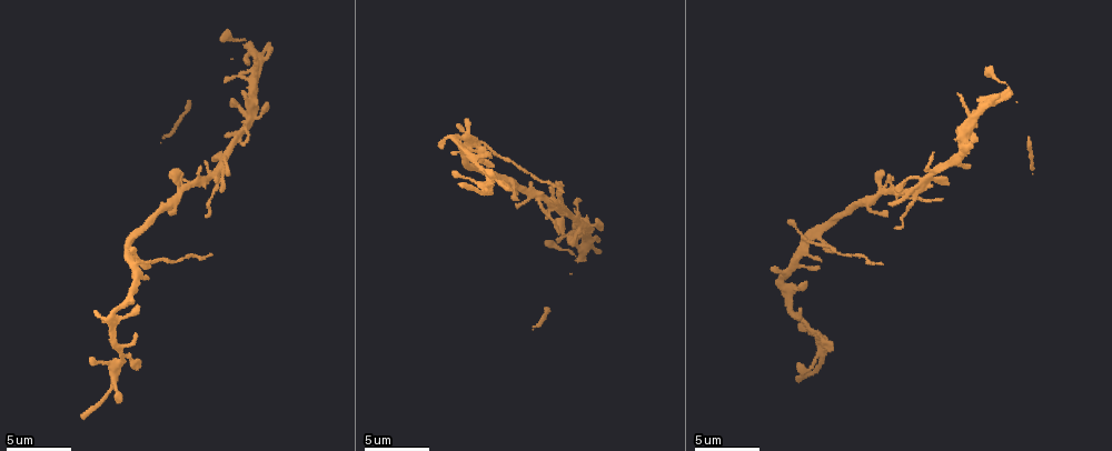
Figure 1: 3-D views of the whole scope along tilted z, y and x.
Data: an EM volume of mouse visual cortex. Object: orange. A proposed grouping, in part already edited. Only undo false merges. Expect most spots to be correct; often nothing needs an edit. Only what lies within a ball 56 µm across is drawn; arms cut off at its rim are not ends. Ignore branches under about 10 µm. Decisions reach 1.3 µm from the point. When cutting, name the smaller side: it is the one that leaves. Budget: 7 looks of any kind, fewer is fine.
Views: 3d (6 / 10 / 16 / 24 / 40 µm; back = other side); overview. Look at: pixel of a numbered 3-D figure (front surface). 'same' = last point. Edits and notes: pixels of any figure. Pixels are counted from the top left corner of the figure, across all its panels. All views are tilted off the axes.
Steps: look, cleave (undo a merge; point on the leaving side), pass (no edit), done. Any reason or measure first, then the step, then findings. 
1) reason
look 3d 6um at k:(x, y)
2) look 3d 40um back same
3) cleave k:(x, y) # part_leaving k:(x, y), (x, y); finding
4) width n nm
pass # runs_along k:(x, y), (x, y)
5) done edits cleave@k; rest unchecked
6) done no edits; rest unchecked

looks like a crossing
look 3d 10um at 1:(886, 193)

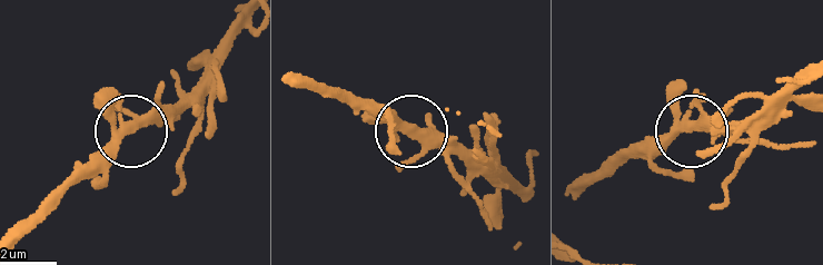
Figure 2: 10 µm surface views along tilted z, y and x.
zoom in
look 3d 6um at 2:(134, 124)

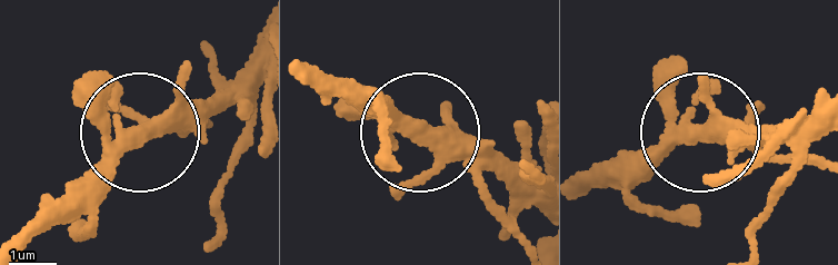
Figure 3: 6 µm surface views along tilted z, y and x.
side_arm 27 um
pass # runs_along 3:(139, 133), (79, 216); all the same neuron

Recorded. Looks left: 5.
side arm on a straight run
look 3d 6um at 1:(123, 356)

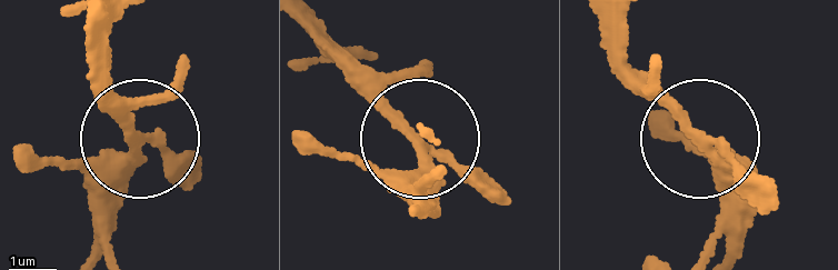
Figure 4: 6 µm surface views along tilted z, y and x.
arms 3
pass # runs_along 4:(610, 23), (621, 57), (709, 147), (740, 216); all the same neuron

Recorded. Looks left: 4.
three arms meet
look 3d 6um at 1:(784, 277)

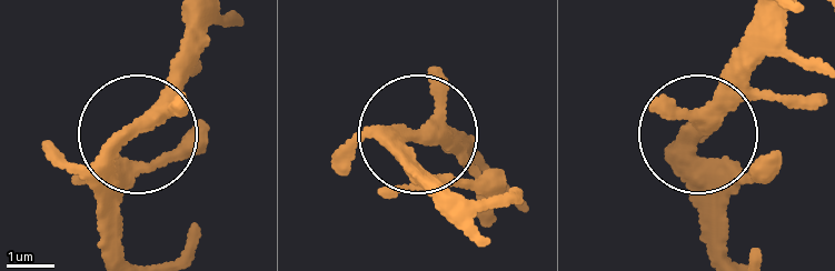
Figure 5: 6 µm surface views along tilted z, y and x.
arms 3
pass # all the same neuron

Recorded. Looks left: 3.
done no edits; rest unchecked

